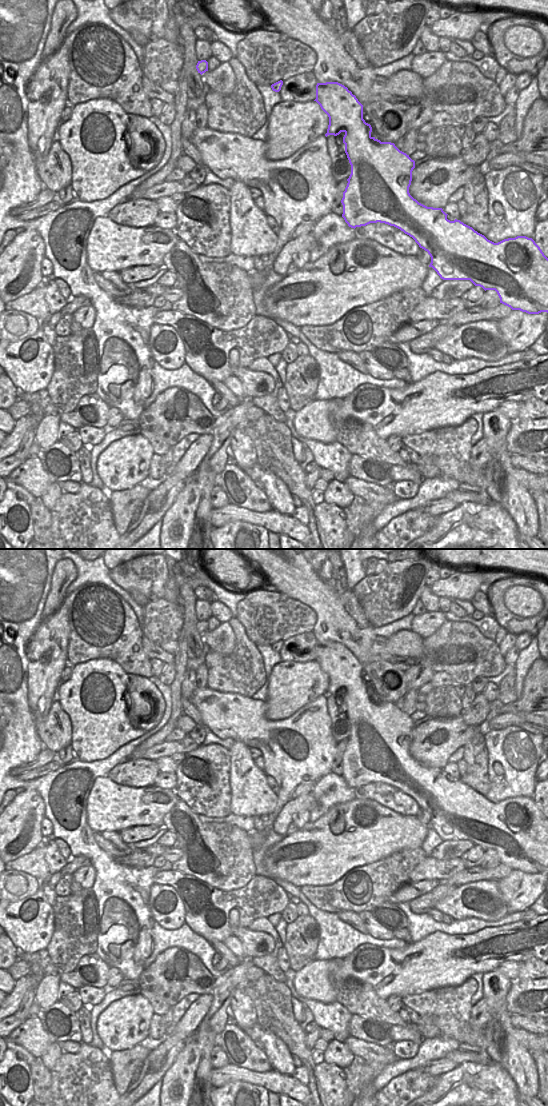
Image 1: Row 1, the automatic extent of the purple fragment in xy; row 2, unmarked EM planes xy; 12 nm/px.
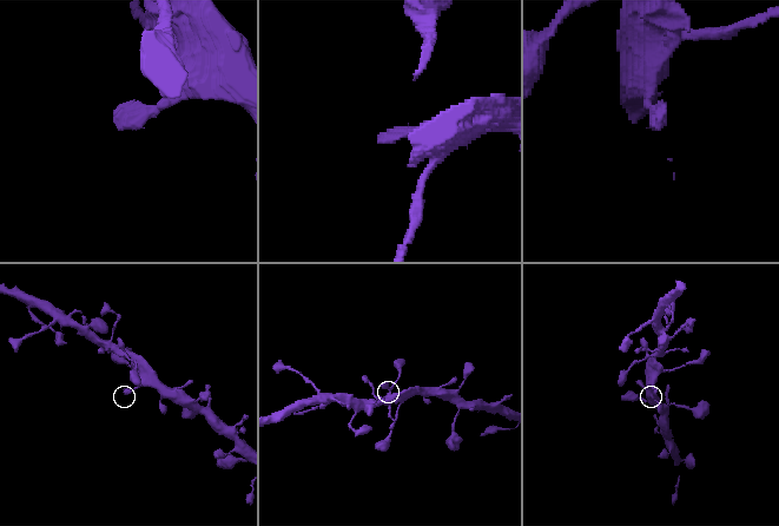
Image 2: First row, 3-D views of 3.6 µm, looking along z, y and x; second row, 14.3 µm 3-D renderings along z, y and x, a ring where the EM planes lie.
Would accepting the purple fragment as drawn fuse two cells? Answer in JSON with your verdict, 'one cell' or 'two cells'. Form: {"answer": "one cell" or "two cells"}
{"answer": "one cell"}

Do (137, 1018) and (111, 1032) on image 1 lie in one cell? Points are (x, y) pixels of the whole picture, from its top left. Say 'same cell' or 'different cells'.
same cell

